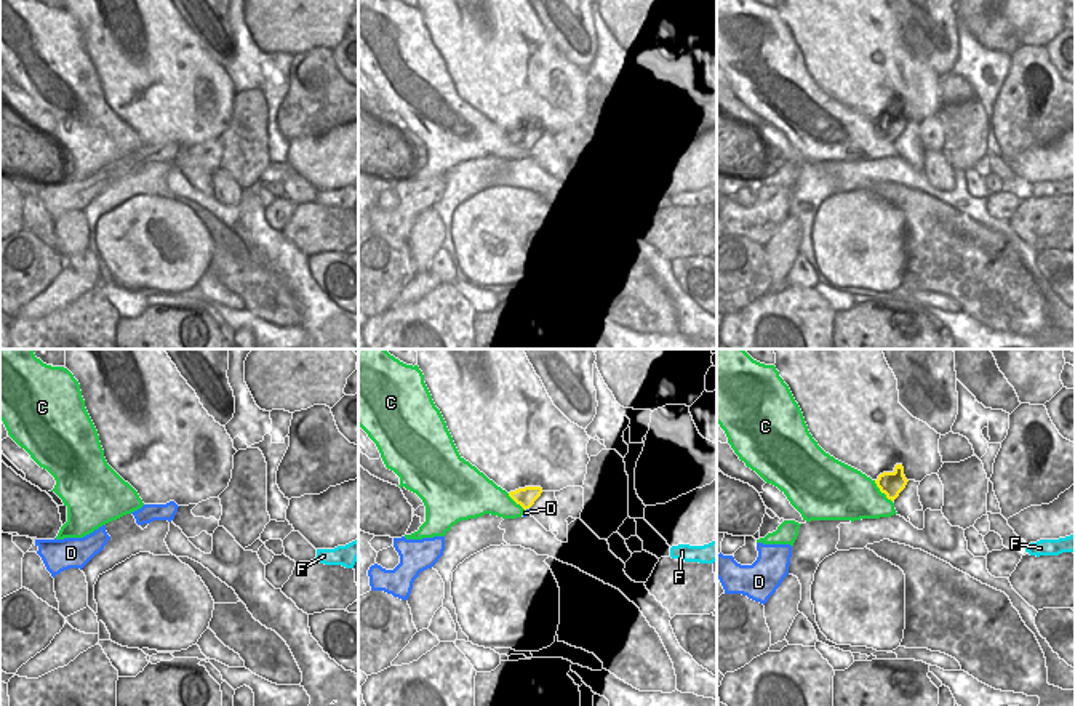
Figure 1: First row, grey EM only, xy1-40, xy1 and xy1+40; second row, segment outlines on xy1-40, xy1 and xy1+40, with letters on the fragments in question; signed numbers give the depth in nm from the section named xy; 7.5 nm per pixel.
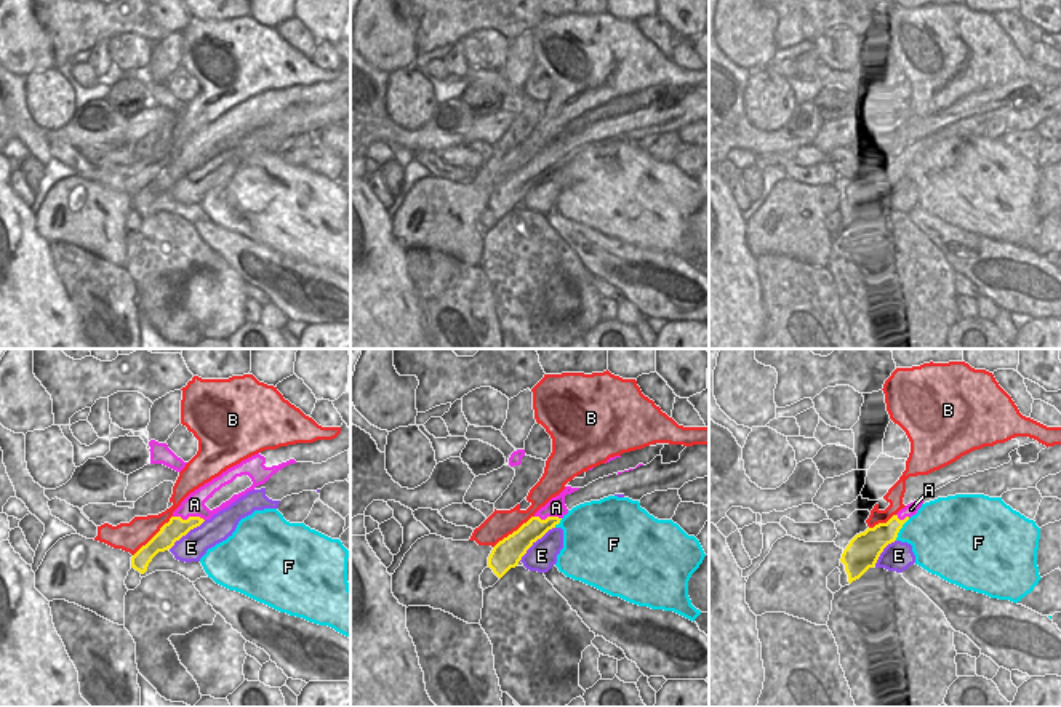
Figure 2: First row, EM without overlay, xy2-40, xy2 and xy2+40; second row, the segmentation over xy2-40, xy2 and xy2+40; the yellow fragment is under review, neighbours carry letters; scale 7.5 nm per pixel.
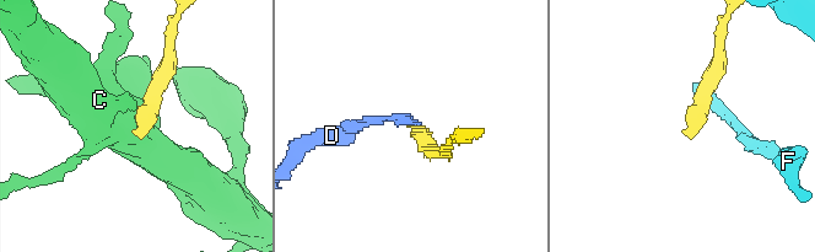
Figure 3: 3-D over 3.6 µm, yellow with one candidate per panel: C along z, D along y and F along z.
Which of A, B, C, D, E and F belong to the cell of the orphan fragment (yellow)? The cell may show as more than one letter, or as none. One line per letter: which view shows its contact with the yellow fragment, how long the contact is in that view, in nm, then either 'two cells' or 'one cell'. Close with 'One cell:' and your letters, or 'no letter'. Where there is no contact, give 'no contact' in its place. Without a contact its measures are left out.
A: xy2-40 | 240 nm | two cells
B: xy2-40 | 420 nm | two cells
C: xy1+40 | 220 nm | two cells
D: xy1 | 60 nm | one cell
E: xy2 | 380 nm | two cells
F: xy2+40 | 200 nm | two cells
One cell: D

